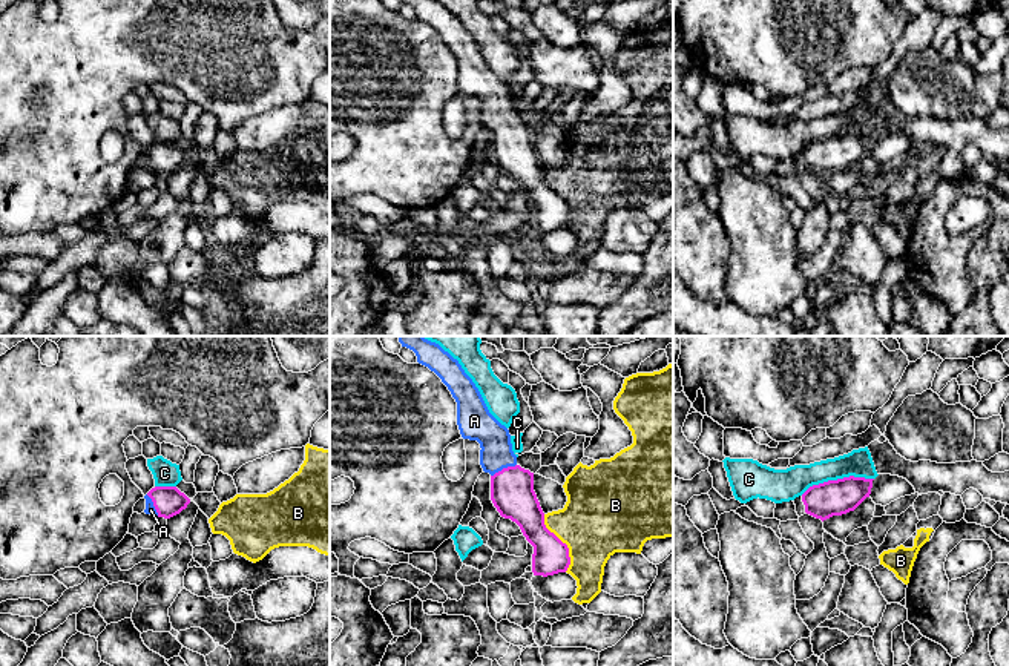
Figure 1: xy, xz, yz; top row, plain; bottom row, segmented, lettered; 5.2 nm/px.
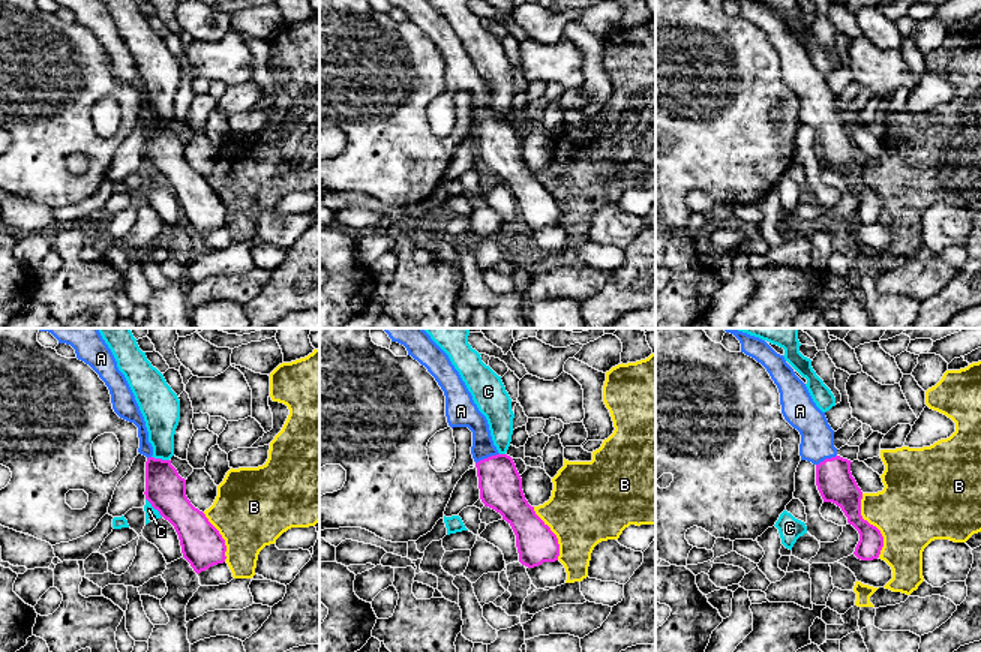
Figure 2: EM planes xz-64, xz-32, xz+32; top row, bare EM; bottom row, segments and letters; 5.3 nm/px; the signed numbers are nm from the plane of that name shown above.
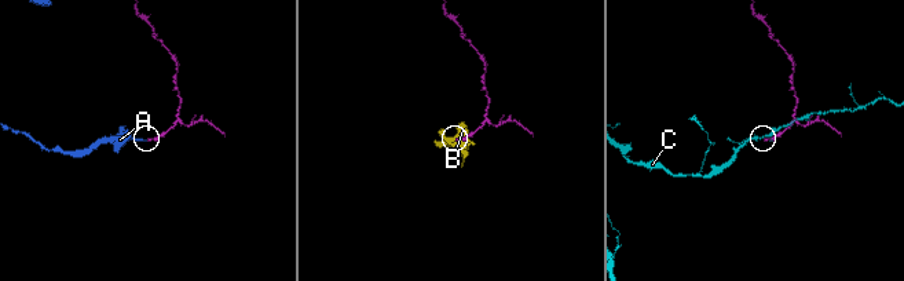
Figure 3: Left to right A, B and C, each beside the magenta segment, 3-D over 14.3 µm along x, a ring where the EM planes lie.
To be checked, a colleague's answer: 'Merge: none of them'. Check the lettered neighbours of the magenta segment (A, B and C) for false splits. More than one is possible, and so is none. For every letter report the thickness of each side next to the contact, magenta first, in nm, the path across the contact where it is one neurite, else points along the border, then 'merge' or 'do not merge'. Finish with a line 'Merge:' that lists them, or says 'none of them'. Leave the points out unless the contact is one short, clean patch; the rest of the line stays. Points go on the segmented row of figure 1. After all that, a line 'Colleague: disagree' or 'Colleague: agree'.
A: 220/170 nm | across xz (512, 494), (503, 468), (496, 456), (494, 439) | merge
B: 190/400 nm | do not merge
C: 190/160 nm | along yz (873, 478), (844, 476), (828, 479), (810, 485), (801, 494) | do not merge
Merge: A
Colleague: disagree

